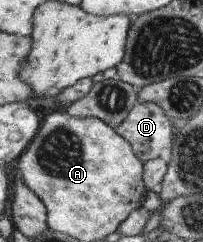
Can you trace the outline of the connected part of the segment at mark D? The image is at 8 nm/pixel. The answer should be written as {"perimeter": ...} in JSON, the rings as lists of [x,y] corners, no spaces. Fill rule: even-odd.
{"perimeter":[[[136,103],[114,130],[129,142],[135,156],[149,161],[158,158],[162,148],[171,148],[174,134],[169,121],[157,104]]]}

